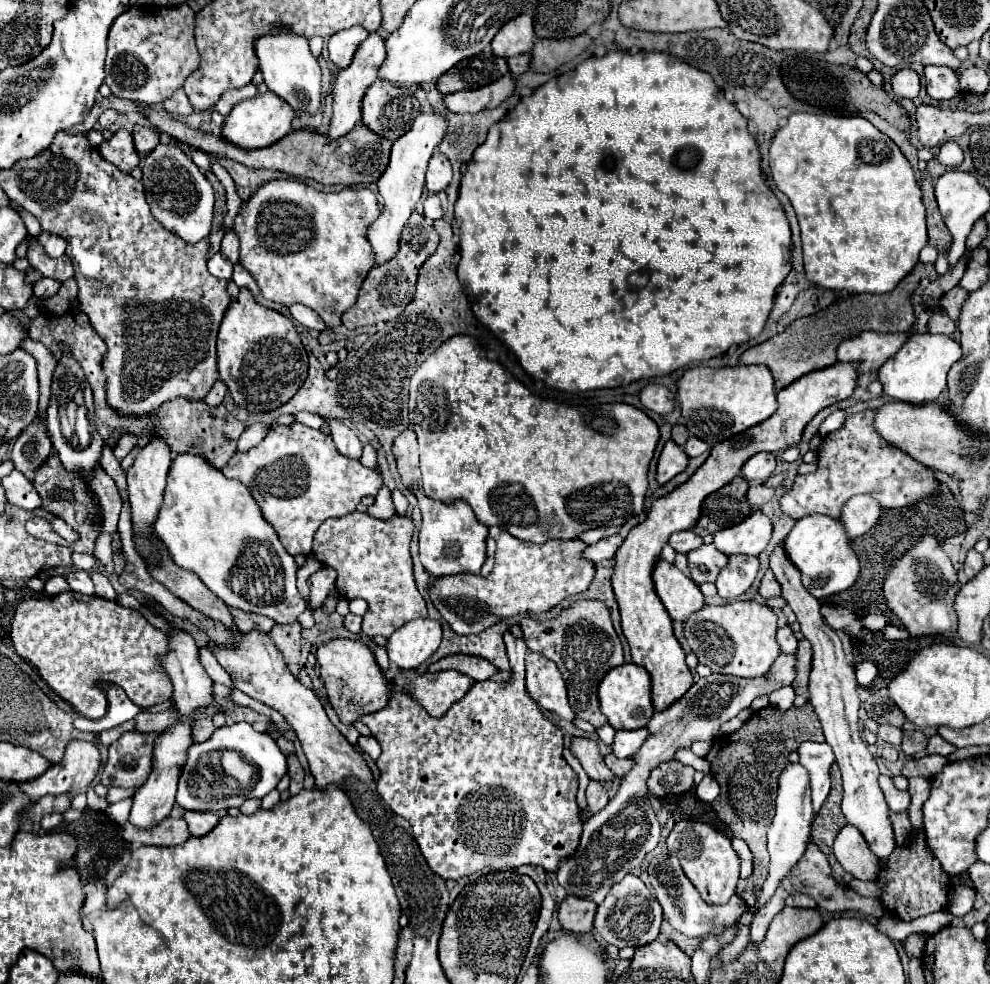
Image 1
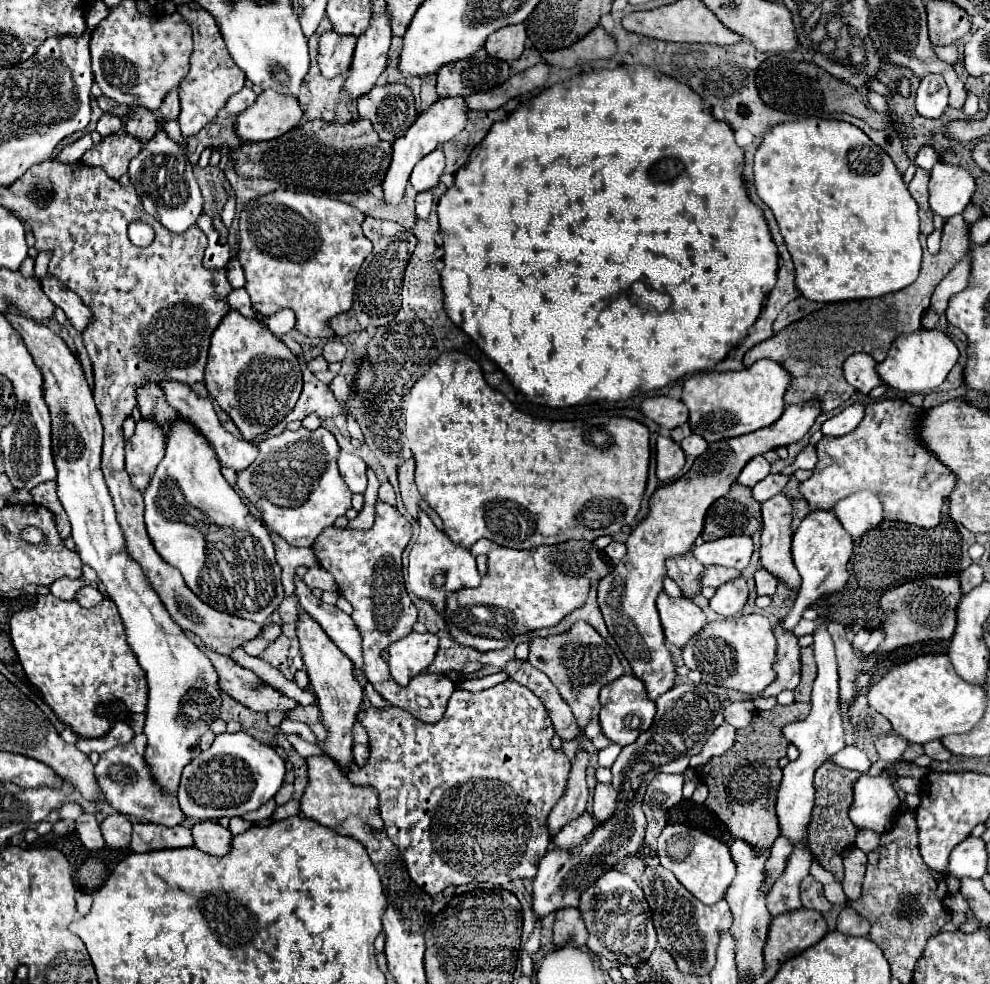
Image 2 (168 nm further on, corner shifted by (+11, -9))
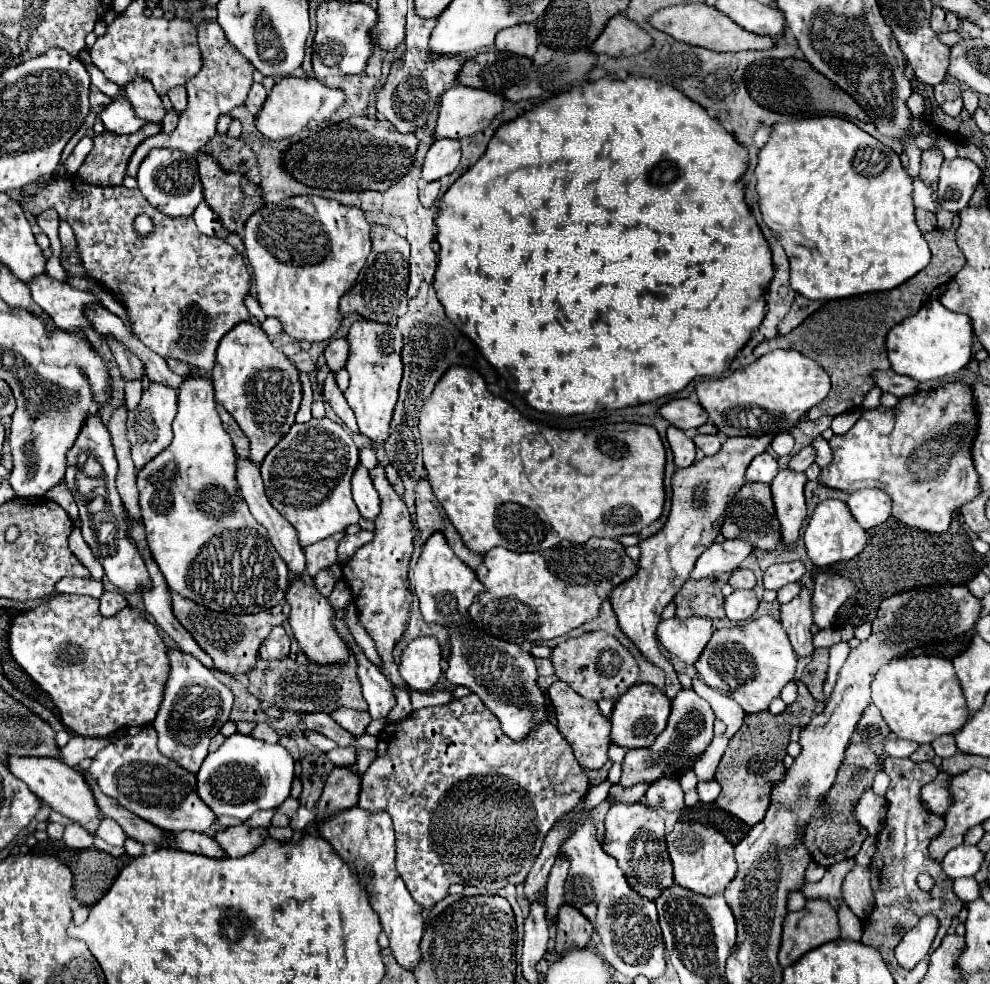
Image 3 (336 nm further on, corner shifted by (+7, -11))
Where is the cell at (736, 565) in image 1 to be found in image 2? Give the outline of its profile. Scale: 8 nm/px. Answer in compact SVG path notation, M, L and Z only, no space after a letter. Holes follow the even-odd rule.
M737 578L733 582L725 582L725 586L719 586L717 594L709 600L709 606L723 618L731 618L743 610L747 598L749 598L747 582L745 578Z

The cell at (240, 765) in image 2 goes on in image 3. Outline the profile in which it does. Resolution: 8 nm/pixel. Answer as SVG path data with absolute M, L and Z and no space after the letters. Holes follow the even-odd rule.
M233 734L219 750L209 752L197 772L197 794L215 816L233 816L241 822L259 810L277 808L291 790L295 762L281 744L267 744L251 736Z

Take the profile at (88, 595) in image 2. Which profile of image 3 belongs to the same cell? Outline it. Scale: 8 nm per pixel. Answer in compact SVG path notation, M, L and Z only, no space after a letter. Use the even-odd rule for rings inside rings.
M105 590L103 594L101 594L101 598L99 598L99 602L101 602L101 614L105 614L105 616L113 616L117 610L121 610L121 608L125 608L127 606L127 600L125 600L125 596L121 594L121 592L117 592L117 590Z

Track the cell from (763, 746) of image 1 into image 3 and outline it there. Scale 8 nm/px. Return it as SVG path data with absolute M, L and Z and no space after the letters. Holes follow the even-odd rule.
M797 682L797 686L797 700L791 706L787 706L781 714L771 714L769 710L749 714L739 732L729 740L729 746L717 766L715 780L721 786L721 794L715 800L715 804L721 810L737 816L747 826L755 826L765 818L771 804L773 786L781 782L781 776L785 778L787 768L783 766L783 758L787 756L791 728L807 726L813 720L813 716L819 716L825 708L823 702L817 702L813 700L813 696L809 696L809 690L801 682Z

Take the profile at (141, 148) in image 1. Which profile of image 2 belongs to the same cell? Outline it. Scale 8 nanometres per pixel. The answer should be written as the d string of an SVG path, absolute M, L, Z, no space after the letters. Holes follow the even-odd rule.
M133 108L131 114L127 116L125 122L125 132L147 142L155 136L155 132L159 130L159 118L155 116L153 110L141 110L141 108Z

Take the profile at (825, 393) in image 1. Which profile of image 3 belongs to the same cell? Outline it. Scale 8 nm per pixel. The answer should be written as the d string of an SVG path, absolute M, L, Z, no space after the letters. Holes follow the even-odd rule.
M773 436L728 437L717 454L705 456L689 468L677 470L671 478L673 496L665 526L657 534L639 540L637 546L641 550L641 558L637 564L637 574L611 592L609 600L619 620L621 632L629 636L629 640L639 648L645 660L666 672L664 693L670 700L675 698L682 685L677 672L673 670L673 664L659 650L657 624L661 622L661 612L689 578L697 556L709 544L713 544L715 536L719 534L725 520L725 506L745 484L745 470L749 462L757 454L763 454L771 446L771 442Z

